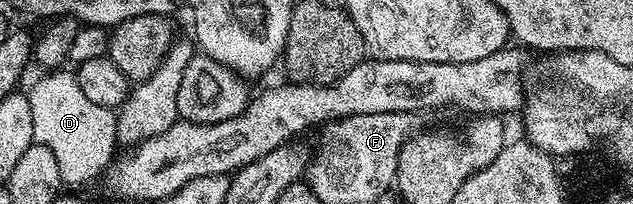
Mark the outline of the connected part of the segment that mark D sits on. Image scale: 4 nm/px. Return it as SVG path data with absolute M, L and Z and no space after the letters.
M56 68L45 78L40 78L27 91L29 114L33 121L33 136L39 145L54 152L58 160L58 172L61 183L76 184L98 179L108 169L109 163L117 153L116 115L109 107L94 104L78 88L75 73L67 69Z

